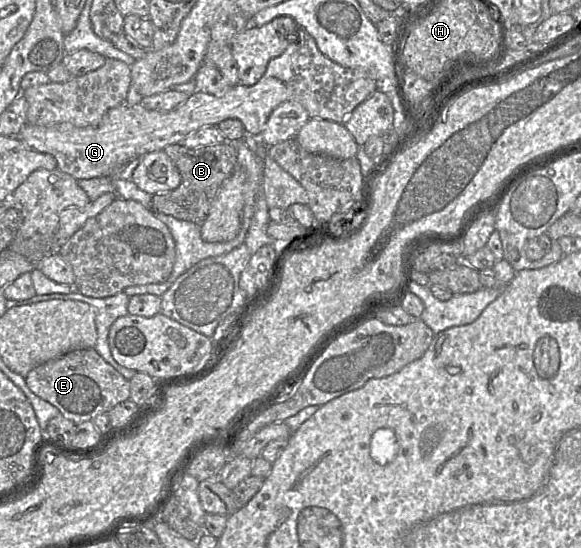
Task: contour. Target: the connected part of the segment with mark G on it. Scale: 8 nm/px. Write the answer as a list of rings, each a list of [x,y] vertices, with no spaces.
[[[298,27],[297,40],[288,45],[280,56],[268,63],[264,75],[253,86],[236,84],[220,97],[195,91],[183,104],[171,111],[148,110],[141,103],[129,104],[123,102],[110,109],[104,115],[100,124],[94,127],[80,128],[65,123],[35,126],[26,123],[17,137],[30,148],[54,156],[57,161],[57,169],[71,175],[77,181],[112,177],[115,173],[119,176],[119,172],[134,159],[143,157],[147,153],[164,150],[166,146],[171,144],[181,144],[187,136],[195,131],[208,126],[217,126],[226,119],[239,120],[245,133],[261,134],[271,112],[287,101],[295,101],[301,104],[310,119],[324,119],[344,124],[345,119],[351,112],[377,89],[377,82],[368,73],[357,68],[343,67],[333,62],[320,52],[312,36],[304,28]]]

